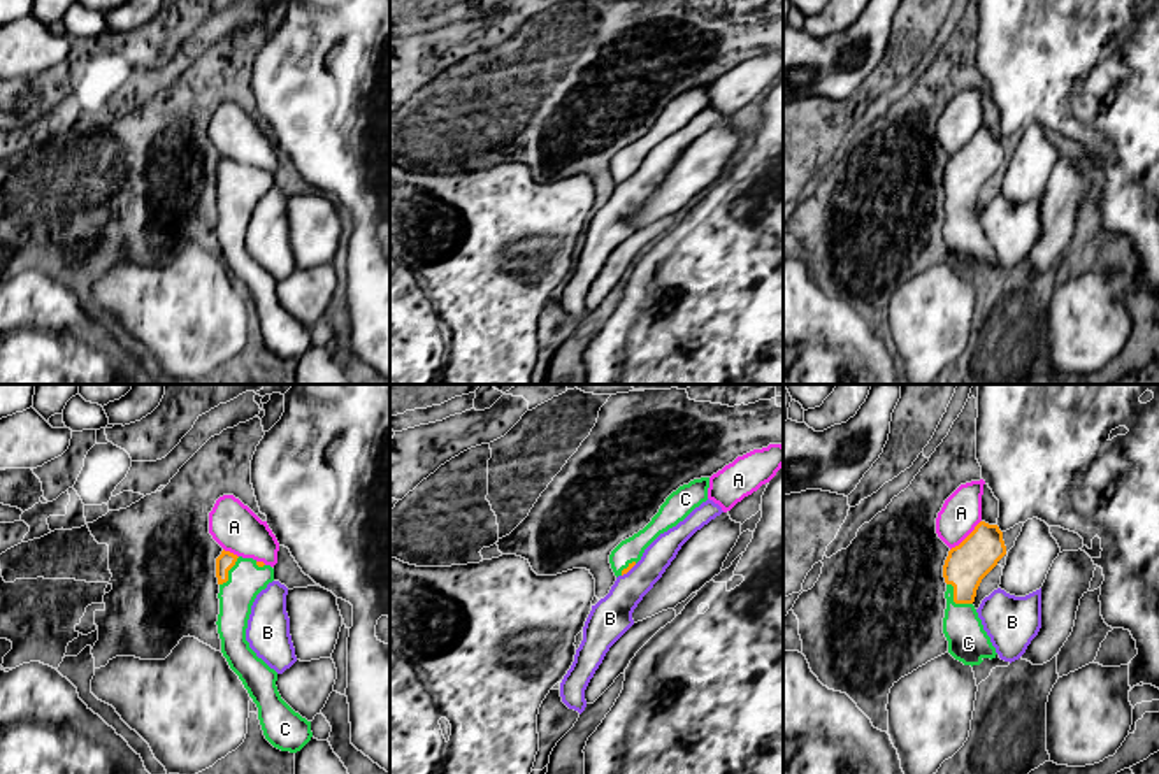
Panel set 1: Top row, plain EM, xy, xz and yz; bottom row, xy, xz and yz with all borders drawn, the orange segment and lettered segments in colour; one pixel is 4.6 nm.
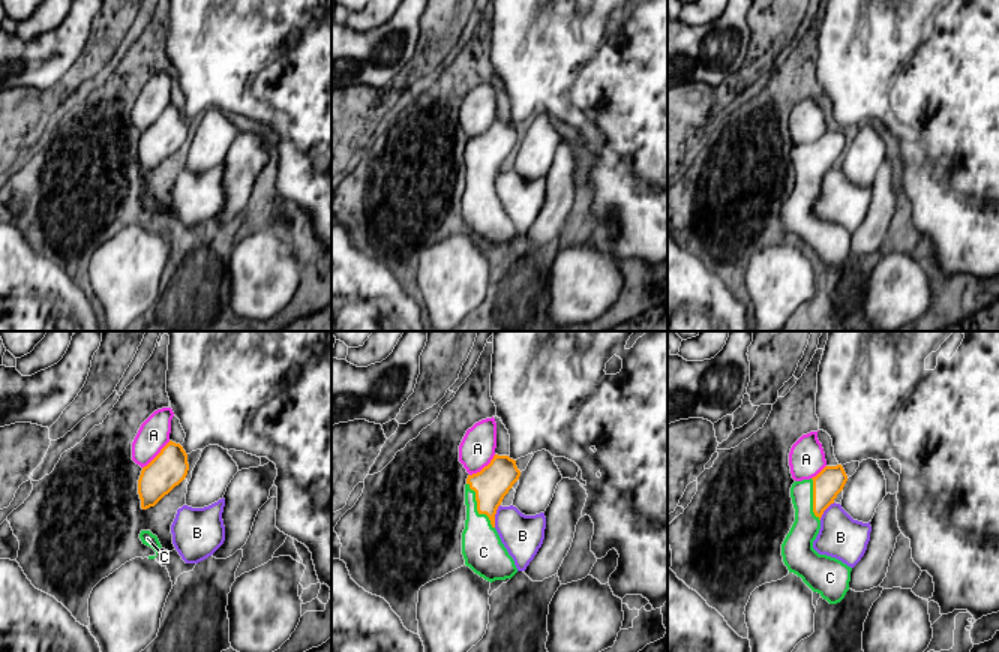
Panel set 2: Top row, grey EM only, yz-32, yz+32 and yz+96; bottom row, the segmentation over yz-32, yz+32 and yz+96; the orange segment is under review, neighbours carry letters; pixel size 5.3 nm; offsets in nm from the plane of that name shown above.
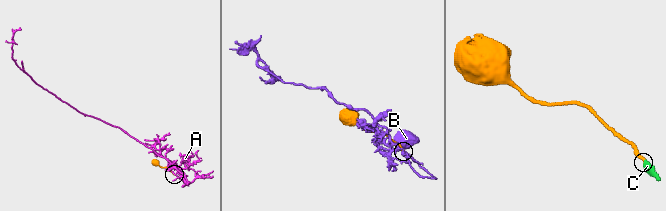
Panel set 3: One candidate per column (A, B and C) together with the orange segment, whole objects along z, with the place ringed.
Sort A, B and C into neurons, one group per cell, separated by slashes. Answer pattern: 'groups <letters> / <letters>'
groups A / B / C

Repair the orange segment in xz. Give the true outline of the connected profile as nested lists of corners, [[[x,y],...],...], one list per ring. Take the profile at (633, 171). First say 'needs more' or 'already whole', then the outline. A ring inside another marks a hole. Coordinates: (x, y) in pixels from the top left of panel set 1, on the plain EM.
needs more; [[[709,84],[694,86],[673,98],[651,128],[622,147],[609,161],[615,183],[627,181],[643,163],[644,156],[664,139],[683,128],[695,114],[708,107]]]

